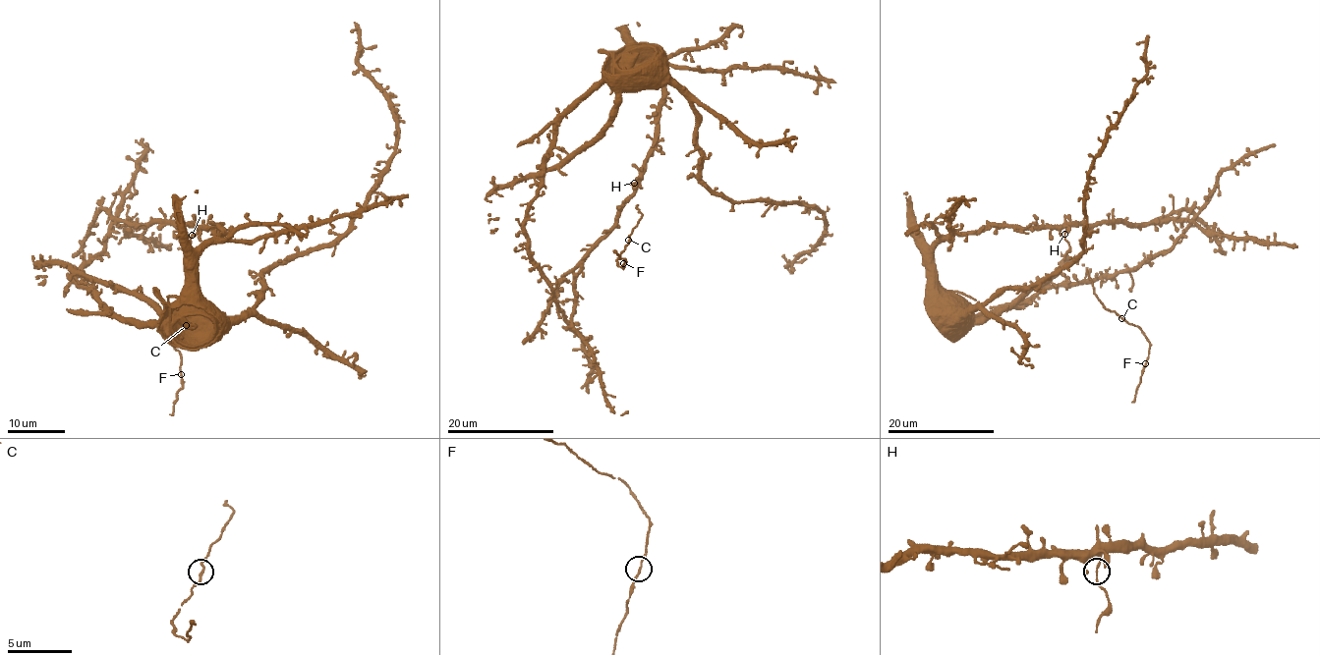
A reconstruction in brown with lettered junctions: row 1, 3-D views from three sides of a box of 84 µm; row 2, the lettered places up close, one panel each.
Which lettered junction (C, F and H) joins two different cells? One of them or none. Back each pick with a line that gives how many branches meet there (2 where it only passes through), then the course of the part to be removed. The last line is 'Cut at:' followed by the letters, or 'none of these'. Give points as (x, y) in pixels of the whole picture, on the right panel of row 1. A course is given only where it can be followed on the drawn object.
H: 2 branches meet; foreign part runs (1064, 234), (1068, 249), (1063, 259)
Cut at: H

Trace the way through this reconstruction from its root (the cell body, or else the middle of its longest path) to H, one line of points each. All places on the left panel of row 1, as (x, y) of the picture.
H: (207, 302), (198, 288), (197, 254), (222, 232), (218, 228), (197, 228), (192, 235)

